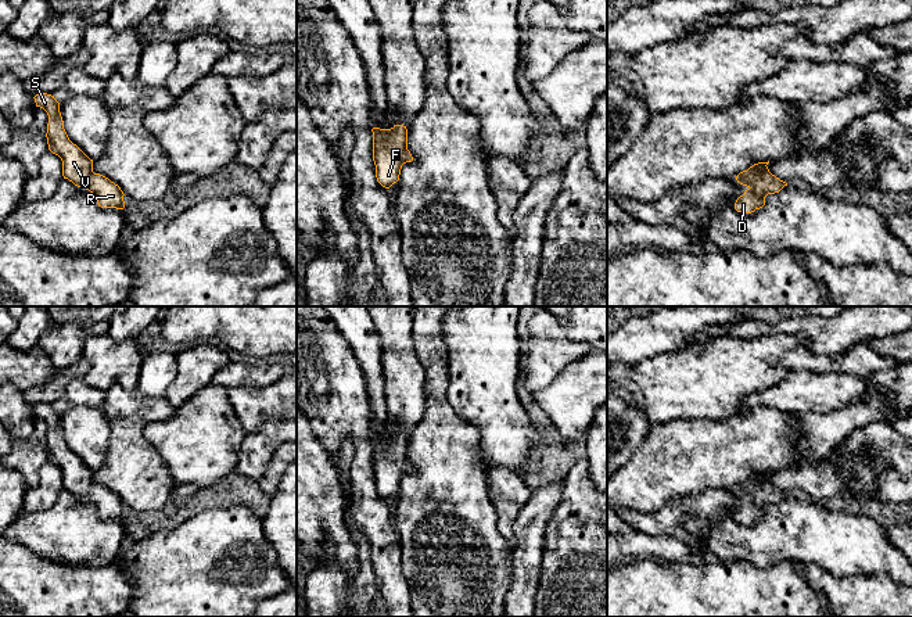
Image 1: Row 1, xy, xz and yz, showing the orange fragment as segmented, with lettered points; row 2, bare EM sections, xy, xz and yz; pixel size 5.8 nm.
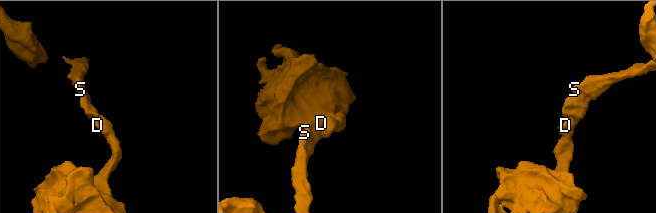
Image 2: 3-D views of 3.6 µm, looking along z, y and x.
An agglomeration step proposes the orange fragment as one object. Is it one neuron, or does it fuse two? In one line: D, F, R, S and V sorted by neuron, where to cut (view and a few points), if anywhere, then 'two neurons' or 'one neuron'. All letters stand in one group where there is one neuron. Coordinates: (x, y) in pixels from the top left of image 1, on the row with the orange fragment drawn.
D F R S V | no cut | one neuron

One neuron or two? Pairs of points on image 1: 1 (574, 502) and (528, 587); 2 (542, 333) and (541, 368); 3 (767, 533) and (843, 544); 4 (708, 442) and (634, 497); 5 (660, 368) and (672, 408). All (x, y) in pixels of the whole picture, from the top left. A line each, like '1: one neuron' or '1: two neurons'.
1: two neurons
2: one neuron
3: one neuron
4: one neuron
5: one neuron

